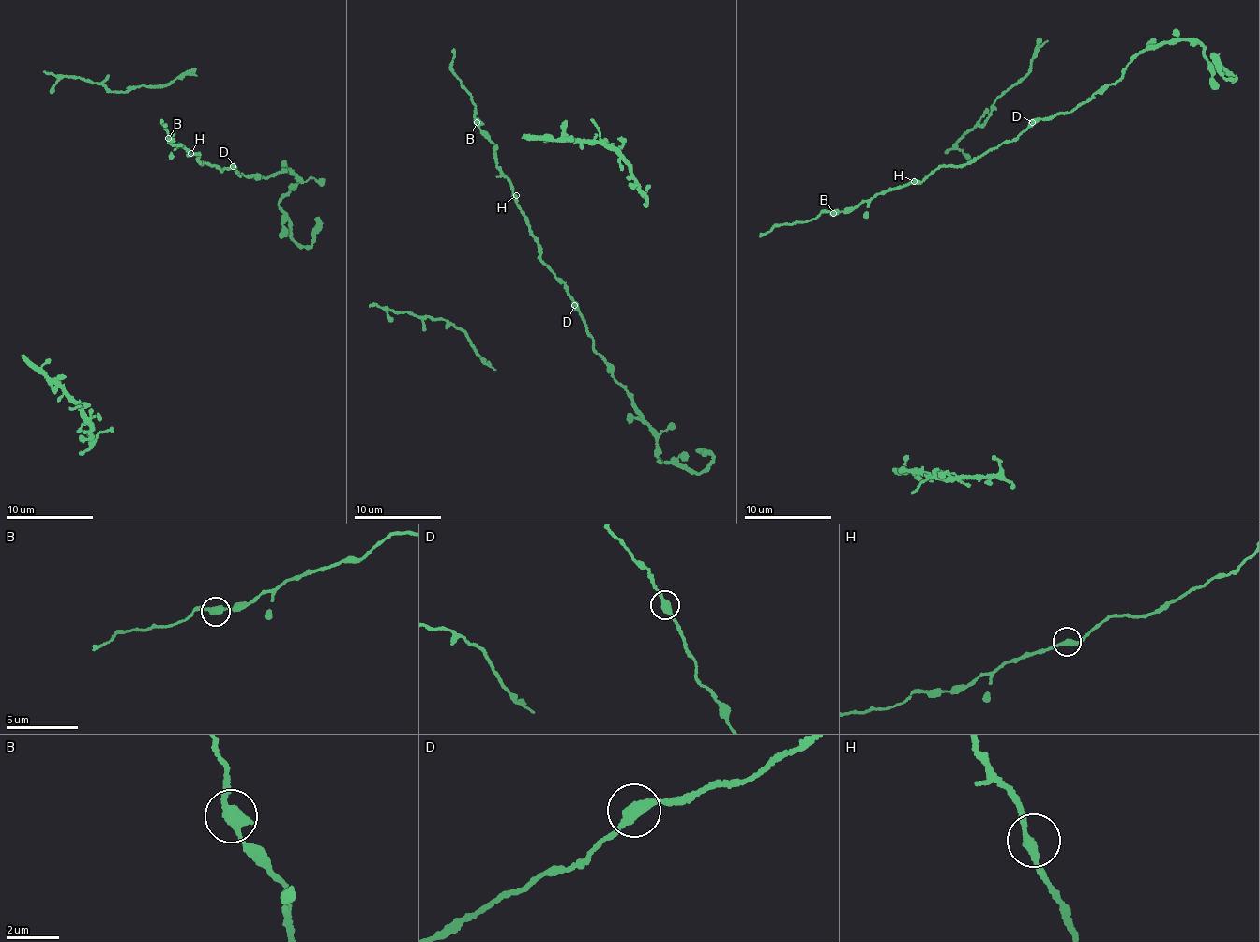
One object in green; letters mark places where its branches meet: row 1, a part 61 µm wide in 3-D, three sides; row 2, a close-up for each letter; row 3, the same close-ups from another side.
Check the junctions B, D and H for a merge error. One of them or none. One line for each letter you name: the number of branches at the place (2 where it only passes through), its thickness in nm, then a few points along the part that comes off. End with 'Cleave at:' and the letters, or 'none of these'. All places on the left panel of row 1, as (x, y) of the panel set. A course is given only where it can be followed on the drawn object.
D: 2 branches meet; 400 nm thick; foreign part runs (233, 165), (240, 175), (293, 173), (296, 183), (279, 204), (291, 236), (306, 247), (311, 245), (318, 217)
Cleave at: D

